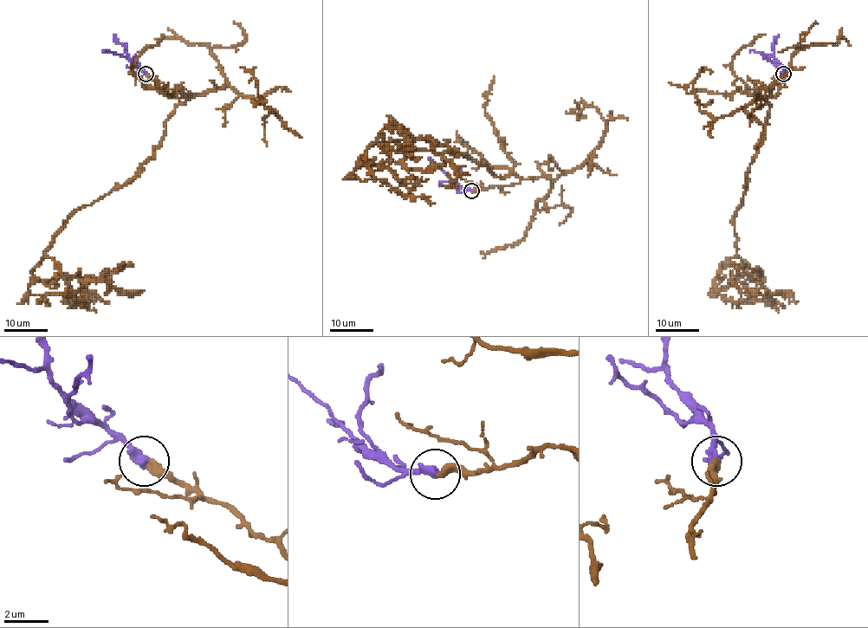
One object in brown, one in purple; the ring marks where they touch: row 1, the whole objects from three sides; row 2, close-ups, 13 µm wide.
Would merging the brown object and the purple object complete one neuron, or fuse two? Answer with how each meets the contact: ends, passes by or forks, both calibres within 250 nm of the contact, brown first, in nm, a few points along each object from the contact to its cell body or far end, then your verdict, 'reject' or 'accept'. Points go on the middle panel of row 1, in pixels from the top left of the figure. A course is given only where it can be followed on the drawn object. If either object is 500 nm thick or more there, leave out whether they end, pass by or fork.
brown ends | purple ends | 360/420 nm | brown via (471, 190), (521, 179), (462, 154), (371, 145), (385, 128), (411, 148), (392, 152), (389, 170), (428, 179) | purple via (471, 190), (463, 190), (429, 157) | accept

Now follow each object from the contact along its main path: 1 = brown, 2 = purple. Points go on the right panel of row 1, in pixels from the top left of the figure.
1: (783, 74), (733, 219), (737, 254), (721, 266), (717, 288), (735, 302), (772, 299)
2: (783, 74), (783, 67), (772, 55), (753, 50), (749, 53)

